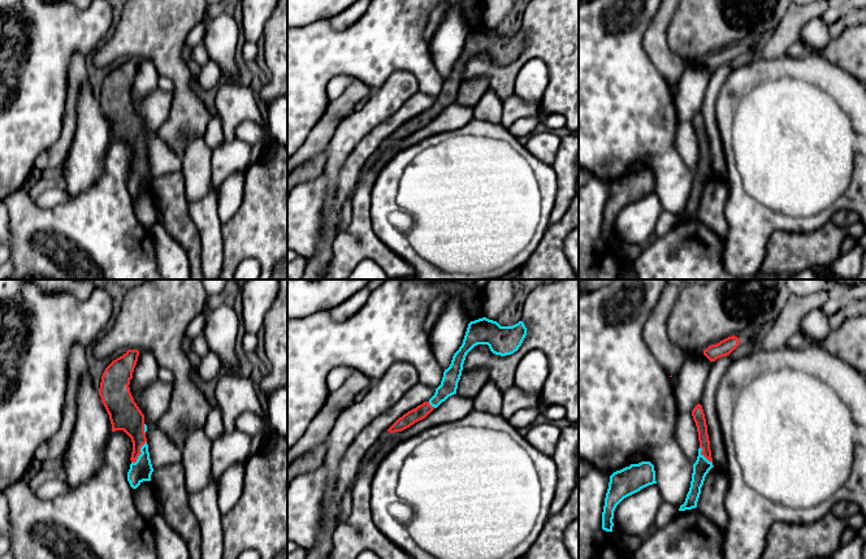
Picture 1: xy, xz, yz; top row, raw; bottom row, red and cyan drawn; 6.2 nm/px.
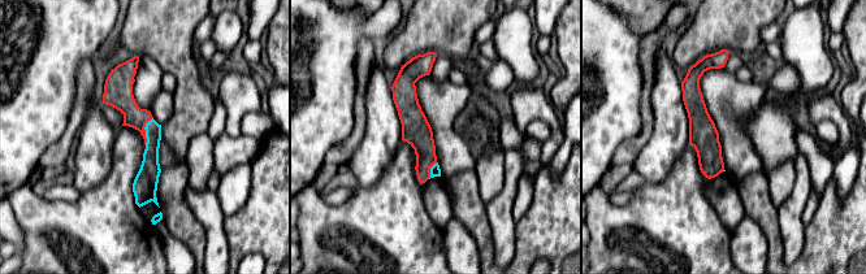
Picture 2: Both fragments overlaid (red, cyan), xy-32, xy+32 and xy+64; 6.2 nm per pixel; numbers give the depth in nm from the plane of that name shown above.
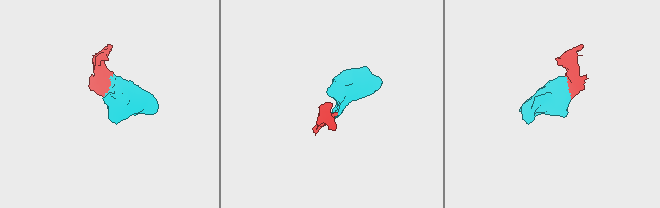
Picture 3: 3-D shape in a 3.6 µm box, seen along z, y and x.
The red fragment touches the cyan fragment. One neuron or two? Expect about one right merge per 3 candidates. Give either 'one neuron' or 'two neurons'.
one neuron

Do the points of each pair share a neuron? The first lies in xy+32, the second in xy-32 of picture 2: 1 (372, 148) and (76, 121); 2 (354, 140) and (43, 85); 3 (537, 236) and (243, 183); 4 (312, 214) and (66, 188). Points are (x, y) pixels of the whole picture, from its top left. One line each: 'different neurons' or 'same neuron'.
1: different neurons
2: different neurons
3: different neurons
4: different neurons

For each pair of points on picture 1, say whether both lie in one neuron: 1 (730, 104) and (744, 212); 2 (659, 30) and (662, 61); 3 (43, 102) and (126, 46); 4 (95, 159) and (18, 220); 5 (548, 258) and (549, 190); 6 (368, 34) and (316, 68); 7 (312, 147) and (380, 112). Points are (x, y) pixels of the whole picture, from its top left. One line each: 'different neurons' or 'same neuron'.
1: same neuron
2: same neuron
3: different neurons
4: different neurons
5: different neurons
6: same neuron
7: different neurons

